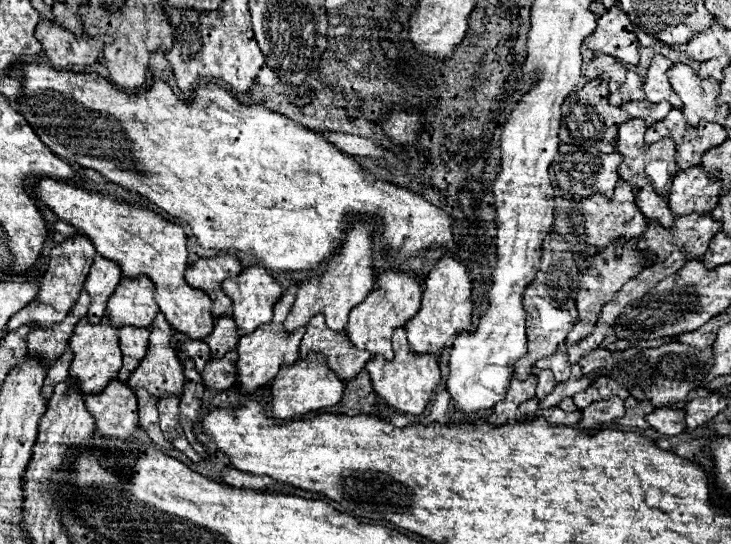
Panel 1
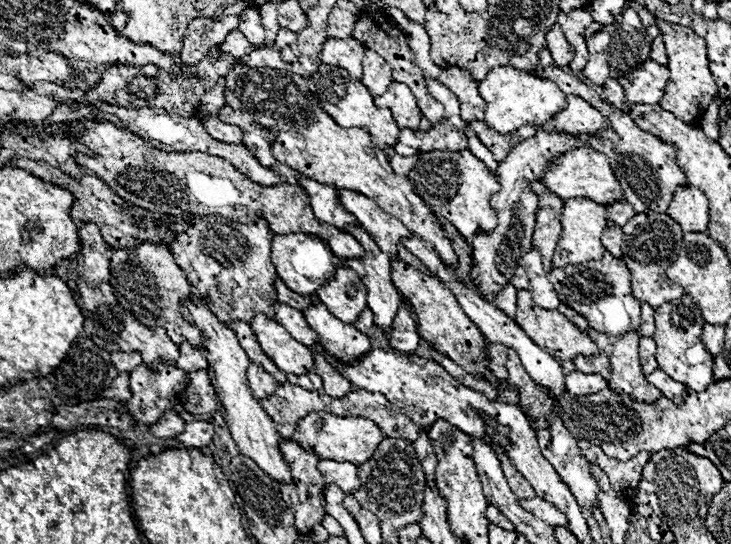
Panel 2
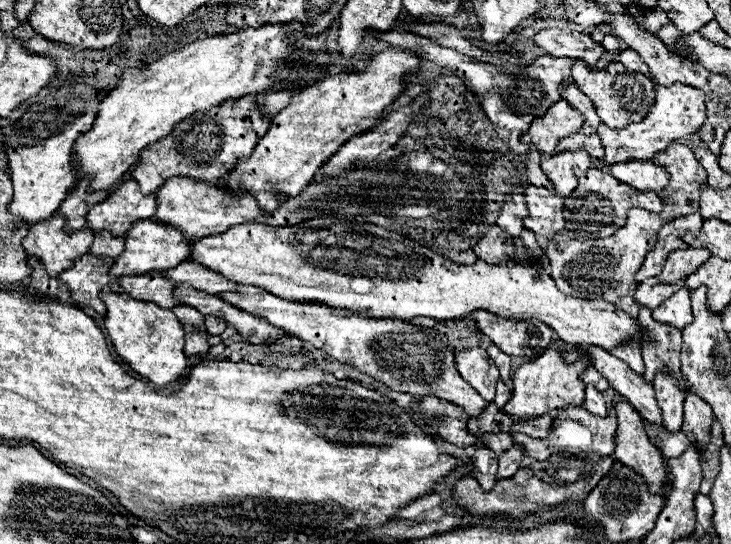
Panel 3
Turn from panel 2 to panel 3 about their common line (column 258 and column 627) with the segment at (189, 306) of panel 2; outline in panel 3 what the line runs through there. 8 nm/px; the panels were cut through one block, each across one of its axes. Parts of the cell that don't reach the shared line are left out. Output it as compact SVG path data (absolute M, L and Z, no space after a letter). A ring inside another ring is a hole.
M620 398L620 402L616 404L616 418L618 418L618 432L616 432L614 458L618 462L622 462L624 466L632 468L636 474L640 474L652 494L662 494L666 498L668 496L668 488L670 488L672 482L670 482L670 478L666 474L666 466L664 466L662 454L652 446L652 442L648 440L648 436L646 436L646 432L642 428L640 414L626 402L626 398Z

